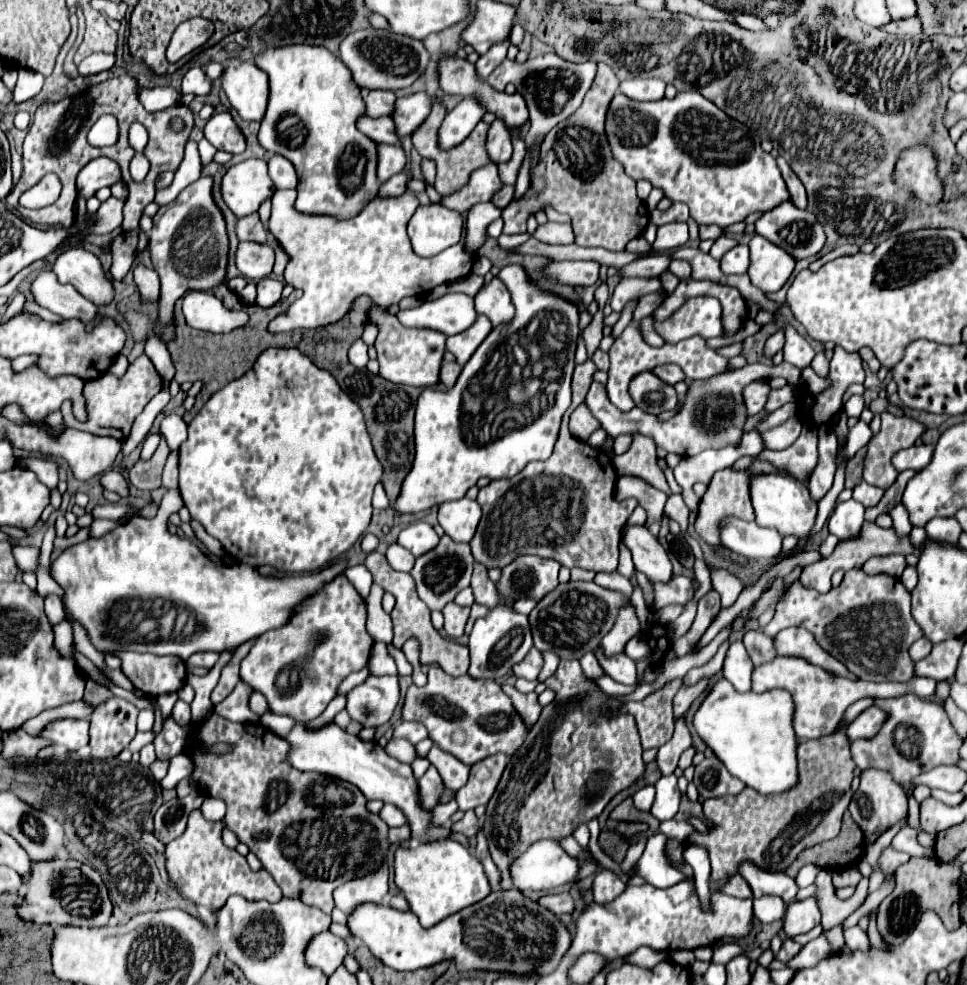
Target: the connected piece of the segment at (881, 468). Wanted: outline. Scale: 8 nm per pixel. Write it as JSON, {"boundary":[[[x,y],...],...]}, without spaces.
{"boundary":[[[882,413],[882,429],[868,443],[868,453],[864,461],[864,481],[868,485],[876,485],[880,489],[888,489],[898,471],[890,465],[890,457],[914,445],[914,441],[926,431],[924,423],[918,423],[910,417],[896,417],[890,413]]]}

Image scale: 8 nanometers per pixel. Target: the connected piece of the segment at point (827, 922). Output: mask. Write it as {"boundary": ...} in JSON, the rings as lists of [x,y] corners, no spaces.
{"boundary":[[[821,869],[815,880],[818,889],[814,893],[814,899],[820,907],[824,929],[830,929],[830,927],[842,923],[850,913],[854,913],[864,903],[866,889],[868,889],[868,877],[862,877],[850,899],[839,899],[835,895],[834,888],[831,888],[832,875],[833,871]]]}

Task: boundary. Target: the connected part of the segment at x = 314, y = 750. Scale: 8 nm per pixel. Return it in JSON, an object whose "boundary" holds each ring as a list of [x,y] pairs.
{"boundary":[[[296,723],[292,727],[292,731],[288,735],[282,737],[288,745],[290,745],[290,751],[288,751],[288,757],[286,761],[298,769],[298,771],[316,771],[316,773],[324,773],[324,775],[332,775],[332,777],[338,777],[338,779],[344,779],[352,785],[356,785],[366,799],[380,799],[384,803],[392,803],[396,805],[398,809],[404,811],[404,815],[408,817],[408,823],[412,827],[412,841],[410,845],[416,847],[418,841],[432,841],[432,839],[446,839],[450,835],[450,829],[444,829],[444,827],[430,827],[430,813],[428,811],[422,811],[420,805],[418,805],[418,797],[416,797],[416,779],[412,775],[412,769],[410,765],[406,763],[400,763],[398,759],[390,757],[376,741],[362,741],[358,739],[356,735],[350,735],[346,733],[344,729],[340,729],[336,723],[328,723],[320,729],[308,729],[300,723]]]}

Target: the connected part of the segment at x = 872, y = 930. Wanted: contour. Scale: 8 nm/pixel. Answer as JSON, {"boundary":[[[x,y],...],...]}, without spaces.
{"boundary":[[[872,910],[869,913],[870,923],[867,930],[869,940],[870,940],[870,943],[877,949],[886,949],[886,946],[882,941],[883,940],[882,936],[879,934],[876,928],[876,913],[877,913],[876,910]]]}

